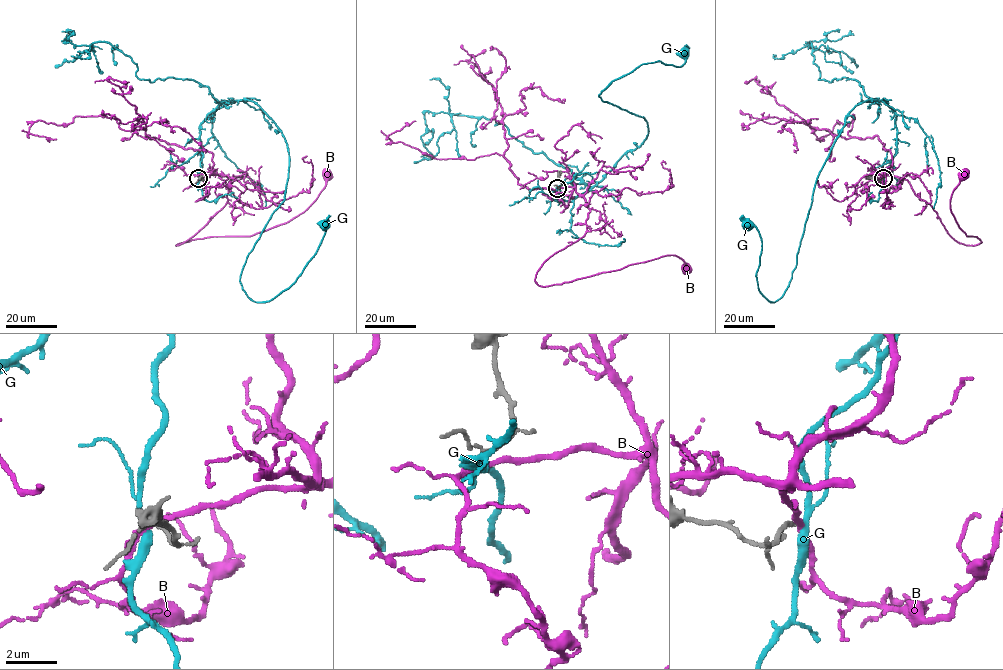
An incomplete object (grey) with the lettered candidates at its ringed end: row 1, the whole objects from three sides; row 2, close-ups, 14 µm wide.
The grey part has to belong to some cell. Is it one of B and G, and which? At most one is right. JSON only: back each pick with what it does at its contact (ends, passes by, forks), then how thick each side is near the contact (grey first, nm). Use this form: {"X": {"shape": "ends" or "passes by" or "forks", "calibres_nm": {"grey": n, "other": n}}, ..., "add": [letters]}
{"add": []}

